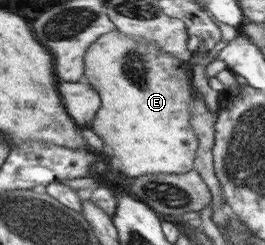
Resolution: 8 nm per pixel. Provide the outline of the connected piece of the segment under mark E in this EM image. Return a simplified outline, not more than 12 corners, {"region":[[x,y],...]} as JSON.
{"region":[[113,30],[89,128],[125,176],[192,170],[187,61]]}

